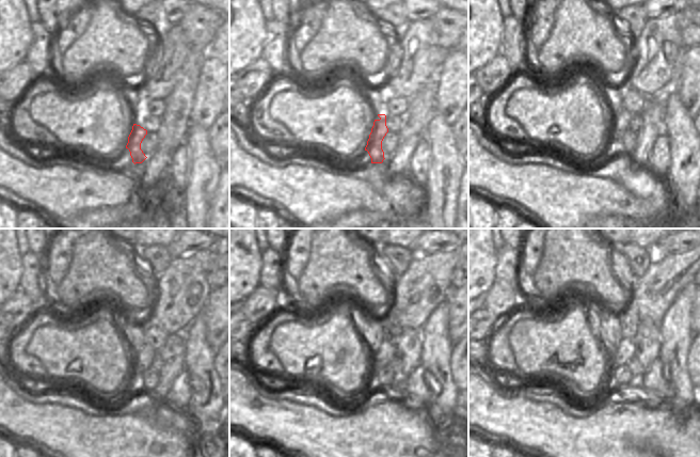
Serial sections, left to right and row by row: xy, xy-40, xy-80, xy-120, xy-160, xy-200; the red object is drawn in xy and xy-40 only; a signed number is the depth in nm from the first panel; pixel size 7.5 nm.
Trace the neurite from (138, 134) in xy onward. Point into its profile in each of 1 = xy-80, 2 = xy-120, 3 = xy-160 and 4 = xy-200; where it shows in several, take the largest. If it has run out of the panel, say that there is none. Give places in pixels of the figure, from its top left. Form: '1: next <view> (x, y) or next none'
1: next xy-80 (621, 119)
2: next xy-120 (143, 359)
3: next xy-160 (381, 357)
4: next xy-200 (625, 351)

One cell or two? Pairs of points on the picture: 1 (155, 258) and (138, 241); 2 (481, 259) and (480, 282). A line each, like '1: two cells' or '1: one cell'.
1: two cells
2: one cell

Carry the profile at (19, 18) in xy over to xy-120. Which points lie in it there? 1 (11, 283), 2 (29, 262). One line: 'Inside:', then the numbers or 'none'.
Inside: 1

